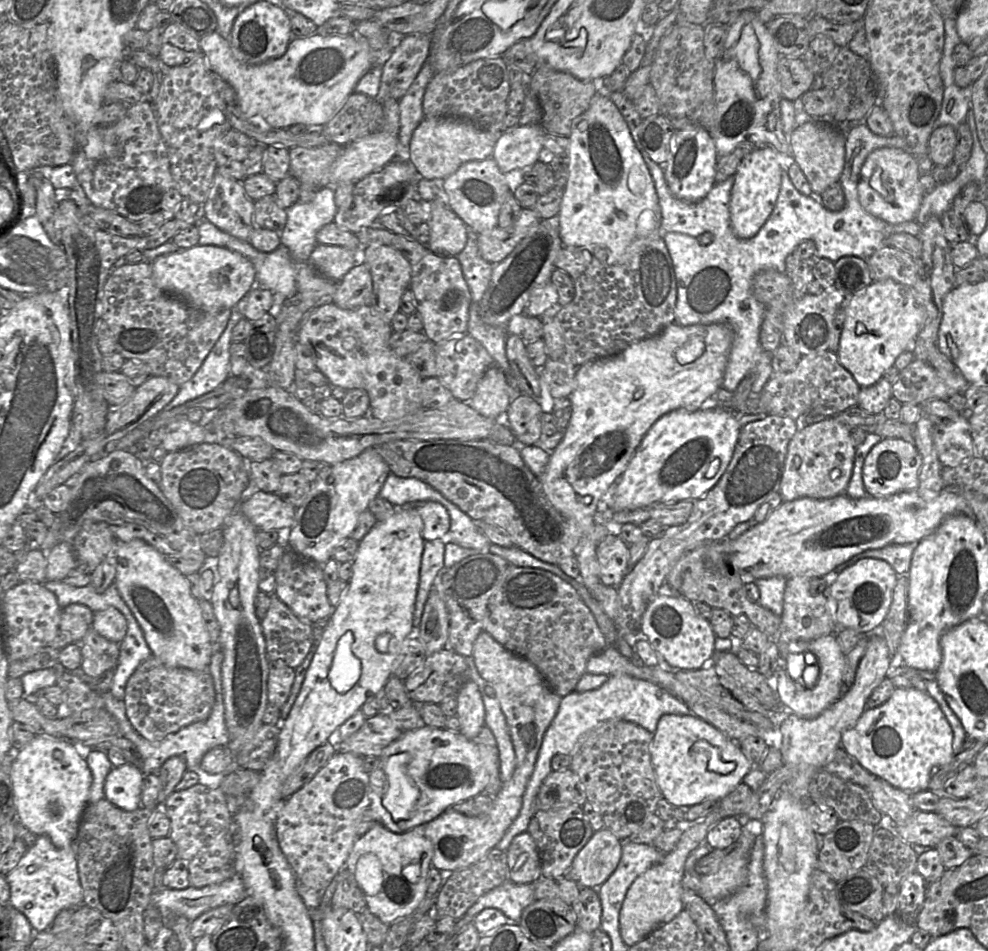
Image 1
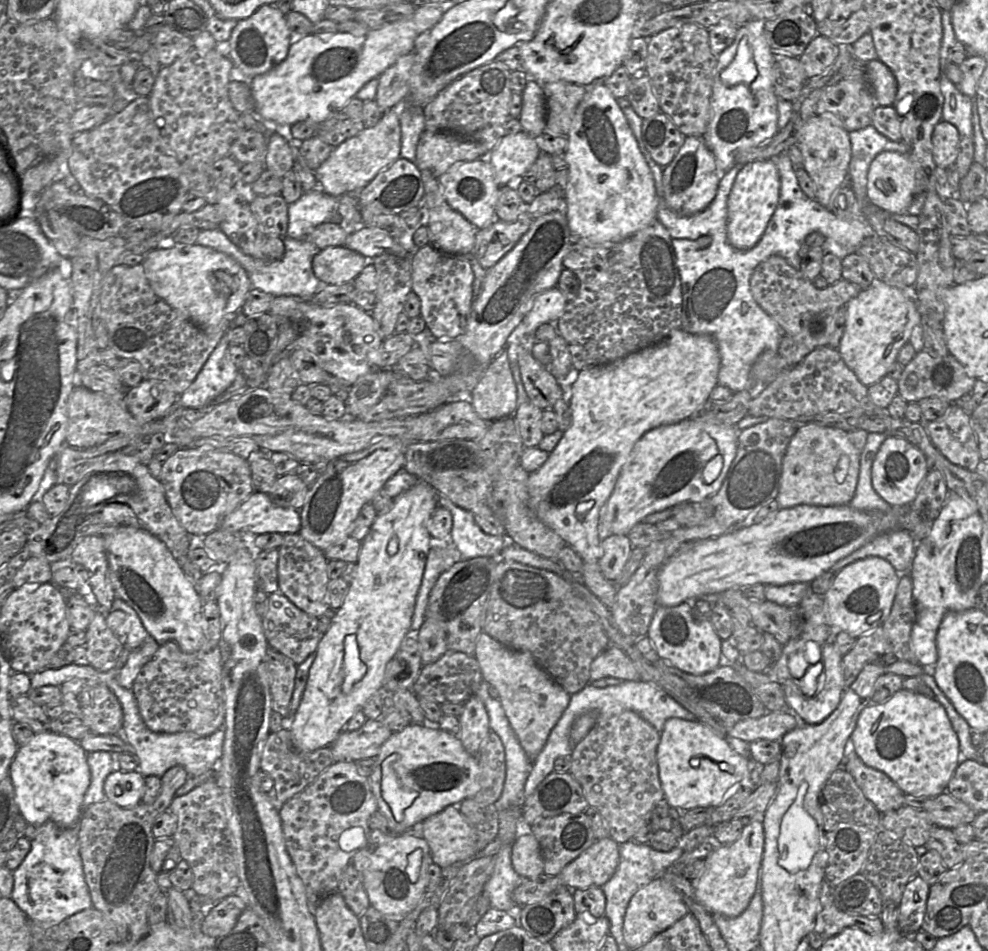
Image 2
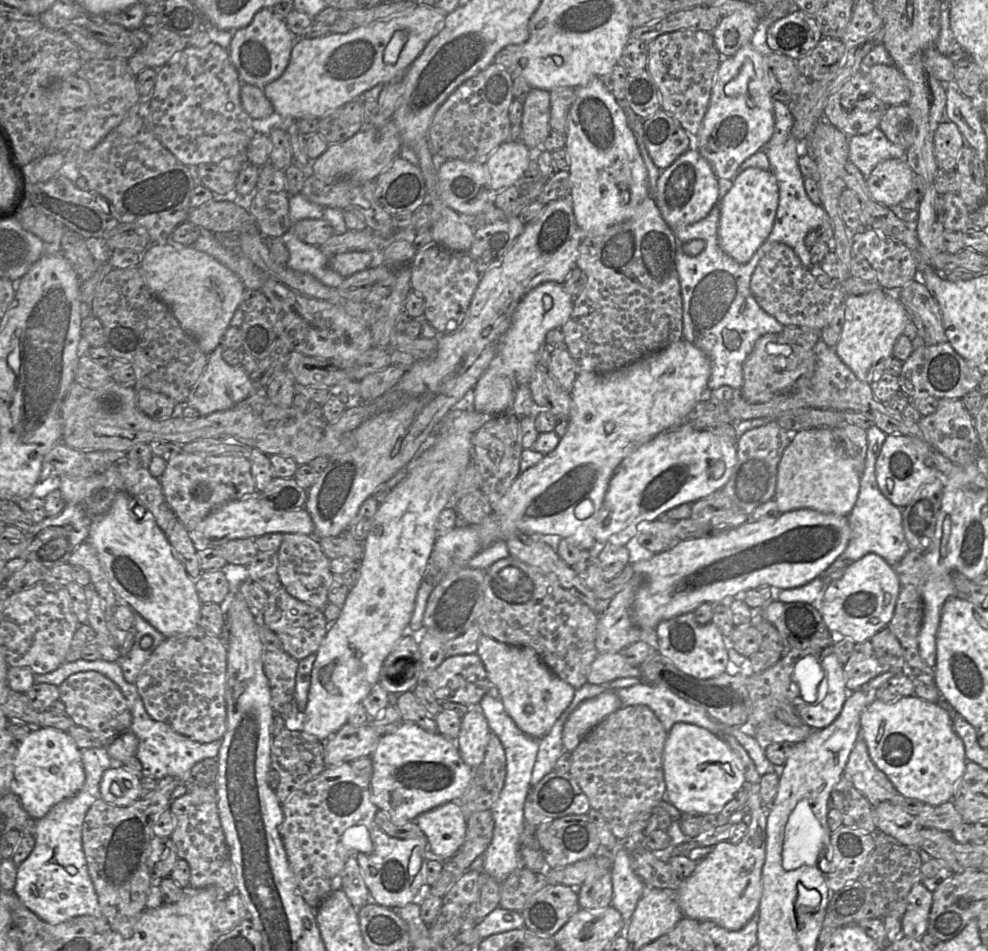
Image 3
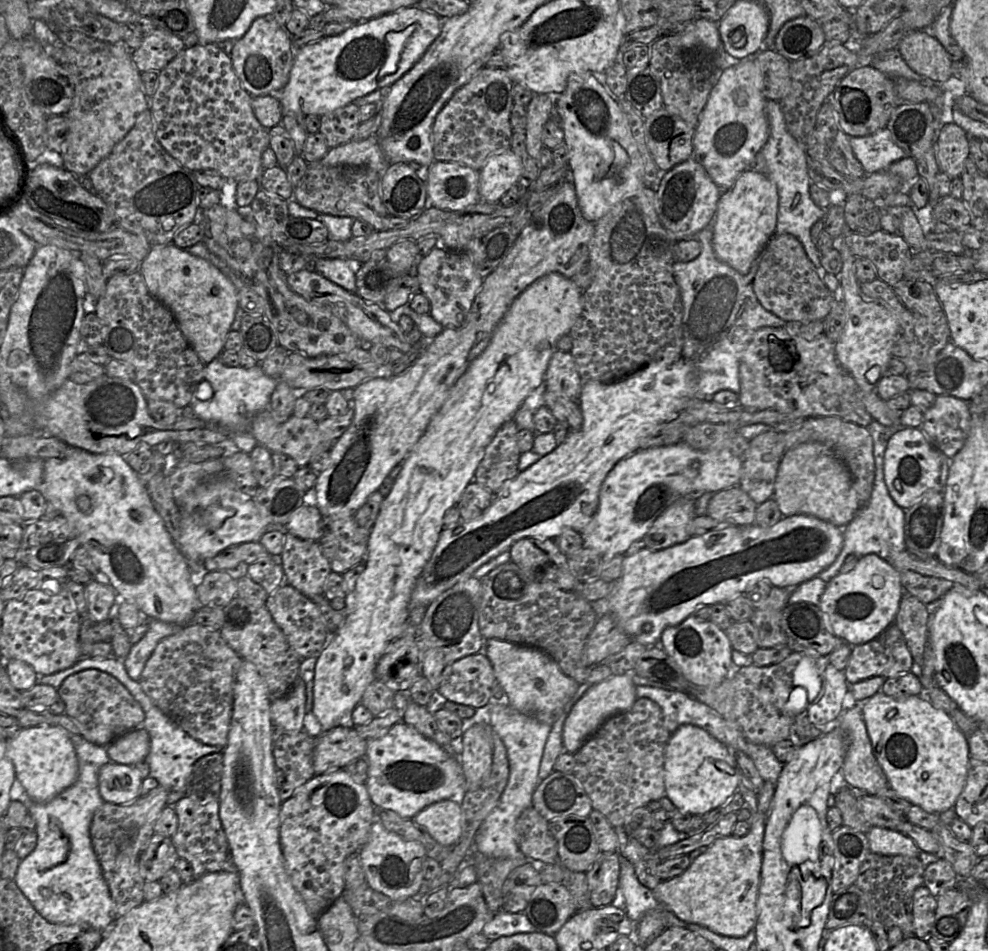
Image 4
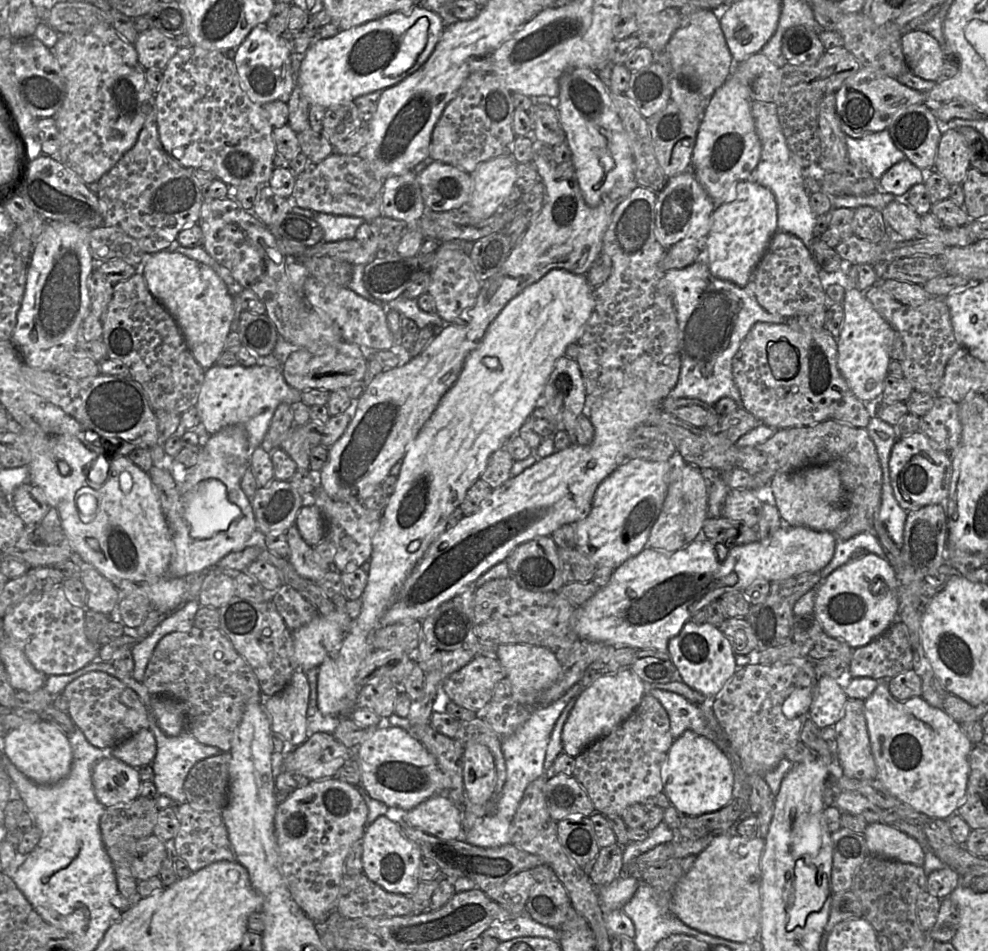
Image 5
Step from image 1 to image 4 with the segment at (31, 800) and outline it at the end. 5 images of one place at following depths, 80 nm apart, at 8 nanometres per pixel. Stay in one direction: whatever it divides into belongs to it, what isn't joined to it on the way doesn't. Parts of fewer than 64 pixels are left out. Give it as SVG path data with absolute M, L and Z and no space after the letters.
M55 724L22 727L16 736L8 740L7 755L14 765L16 778L20 788L30 800L38 803L45 803L70 787L77 780L79 762L75 743L73 742L70 733L63 727Z

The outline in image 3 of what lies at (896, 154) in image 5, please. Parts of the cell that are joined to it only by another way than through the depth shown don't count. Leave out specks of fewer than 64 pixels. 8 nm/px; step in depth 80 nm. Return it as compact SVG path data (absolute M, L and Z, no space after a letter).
M875 127L867 134L850 136L848 144L849 160L859 168L866 180L879 162L905 158L906 150L892 143L879 127Z

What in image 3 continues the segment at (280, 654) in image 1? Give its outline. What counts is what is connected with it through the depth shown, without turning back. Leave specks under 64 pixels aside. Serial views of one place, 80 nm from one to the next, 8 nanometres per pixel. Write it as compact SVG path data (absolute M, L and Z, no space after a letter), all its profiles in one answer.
M284 587L269 593L261 619L278 636L284 650L297 661L317 652L329 628L320 609L291 596Z

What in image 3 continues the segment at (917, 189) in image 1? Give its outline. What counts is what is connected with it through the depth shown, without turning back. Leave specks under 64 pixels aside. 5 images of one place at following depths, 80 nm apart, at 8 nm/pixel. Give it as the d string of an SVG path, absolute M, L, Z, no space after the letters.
M905 158L887 159L876 165L866 184L876 202L891 208L911 192L914 176Z

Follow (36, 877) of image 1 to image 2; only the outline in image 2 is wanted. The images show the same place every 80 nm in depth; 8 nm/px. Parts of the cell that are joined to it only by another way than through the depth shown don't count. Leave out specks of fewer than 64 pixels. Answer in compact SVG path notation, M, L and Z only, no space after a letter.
M48 821L37 828L37 835L22 864L13 871L14 887L11 899L42 927L58 925L66 918L92 907L79 851L79 824L61 828Z

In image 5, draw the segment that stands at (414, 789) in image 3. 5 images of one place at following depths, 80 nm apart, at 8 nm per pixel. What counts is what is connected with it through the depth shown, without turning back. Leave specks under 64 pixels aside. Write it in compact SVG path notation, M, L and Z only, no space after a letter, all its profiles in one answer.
M387 724L377 726L354 750L366 793L389 808L408 811L424 800L442 793L442 773L434 756L409 731Z

